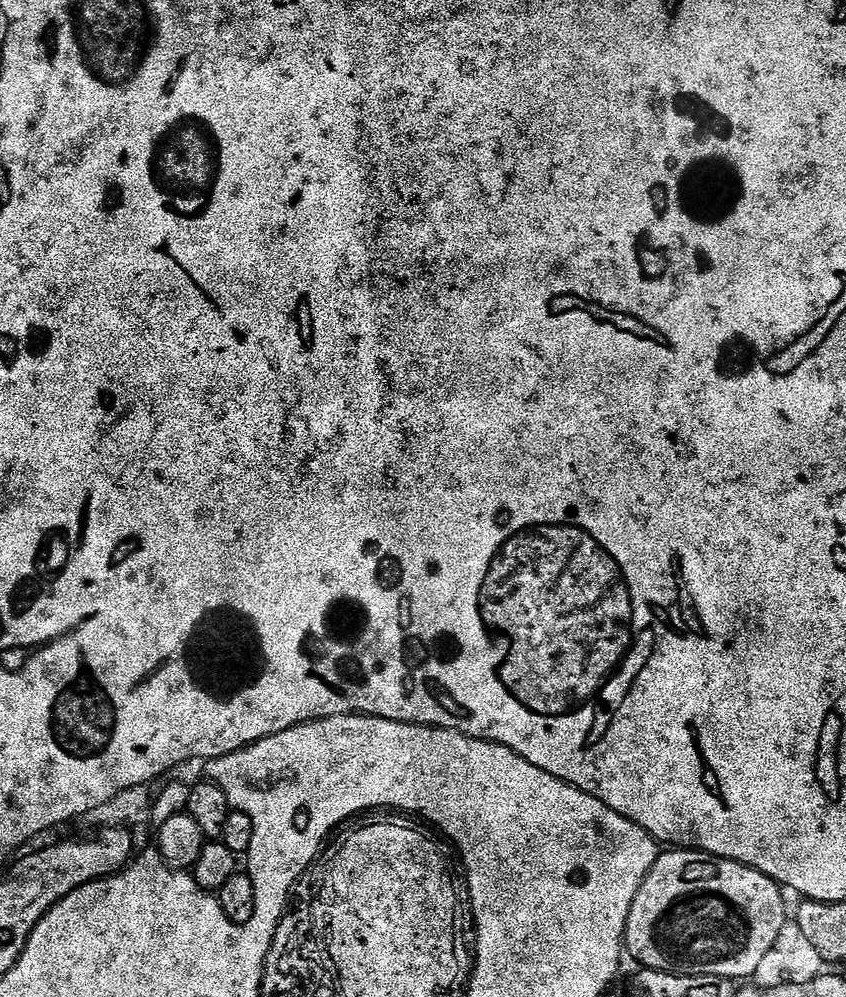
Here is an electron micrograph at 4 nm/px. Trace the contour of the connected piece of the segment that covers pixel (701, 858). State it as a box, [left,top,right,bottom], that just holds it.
[624,850,790,981]

